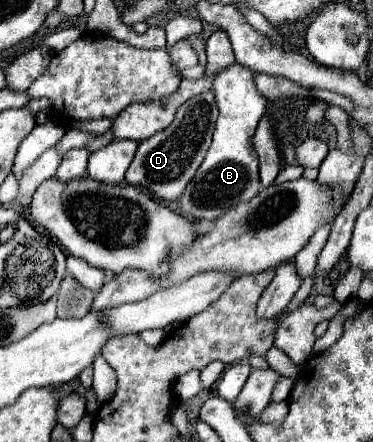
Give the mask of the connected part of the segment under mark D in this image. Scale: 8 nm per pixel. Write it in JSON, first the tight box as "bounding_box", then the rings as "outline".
{"bounding_box":[125,92,219,200],"outline":[[[203,92],[189,98],[185,104],[179,106],[175,120],[165,130],[139,144],[137,154],[125,174],[125,180],[133,186],[149,188],[157,198],[177,200],[183,194],[183,188],[187,188],[187,184],[195,176],[209,150],[217,116],[219,112],[213,92]]]}

